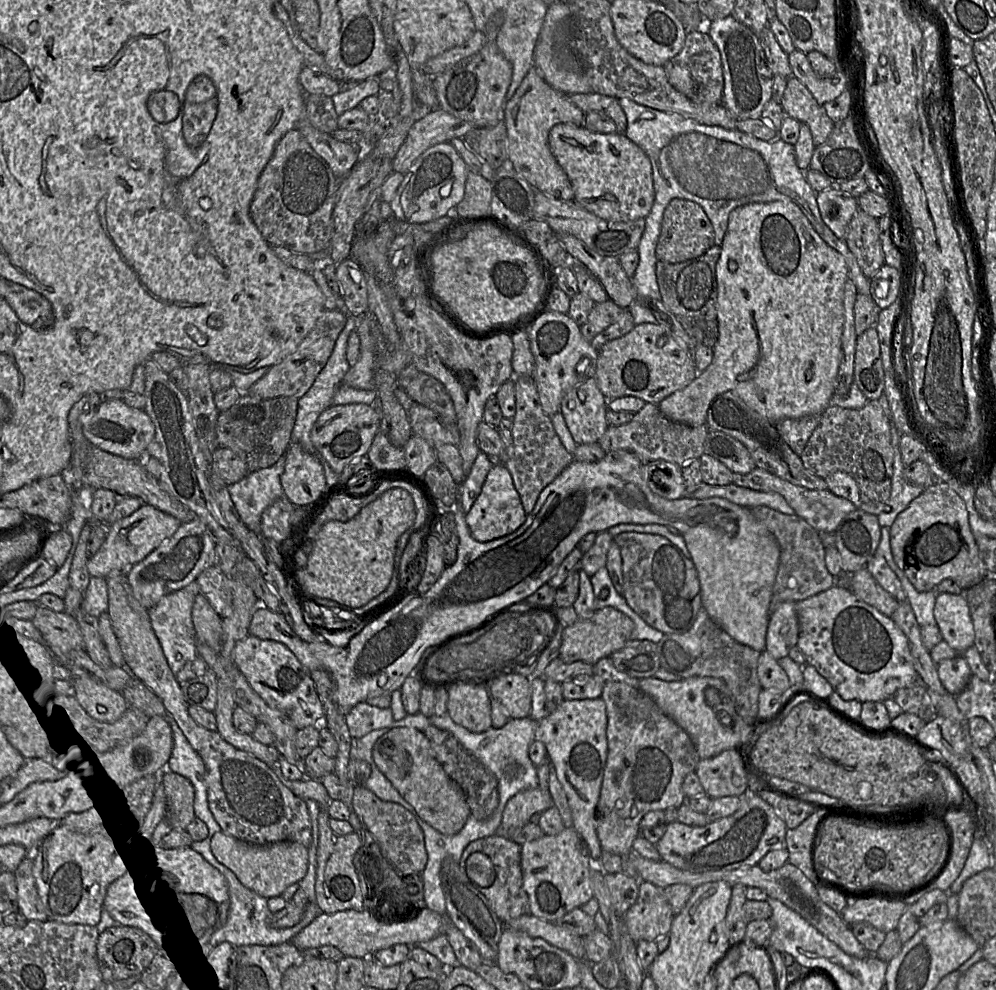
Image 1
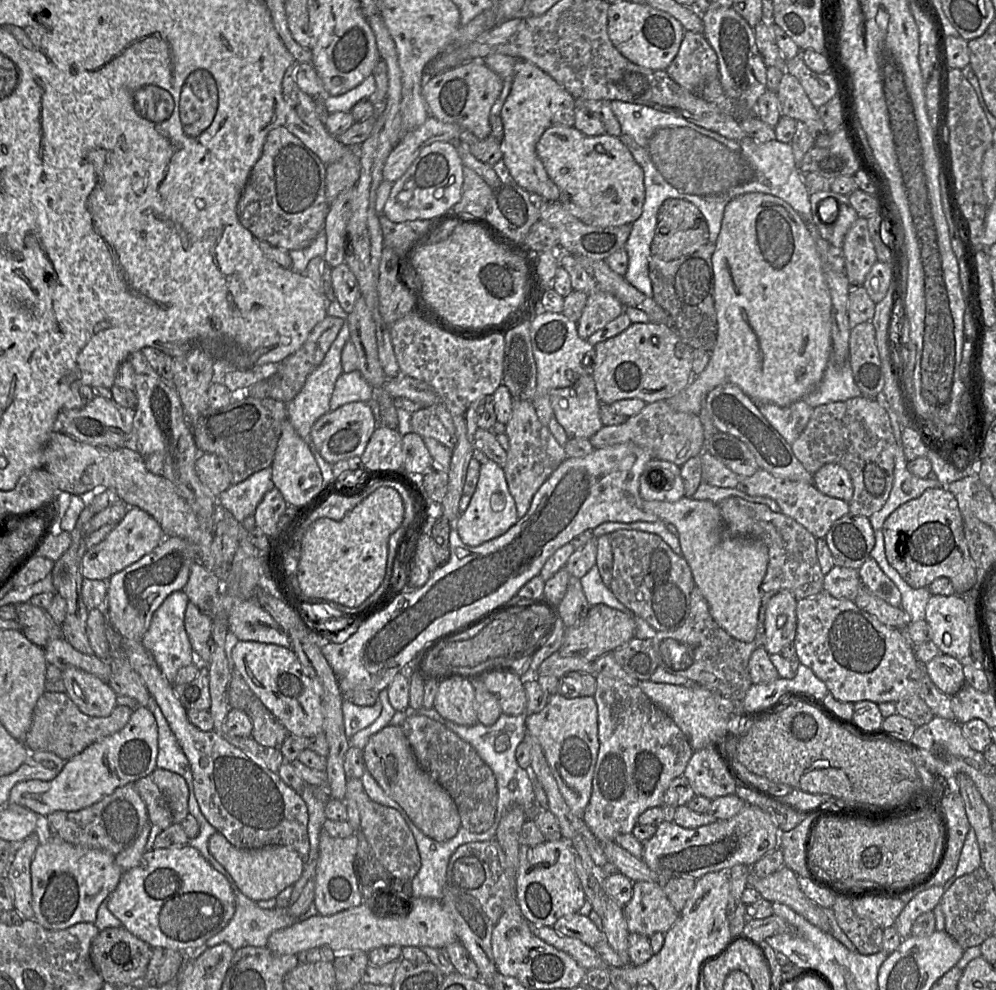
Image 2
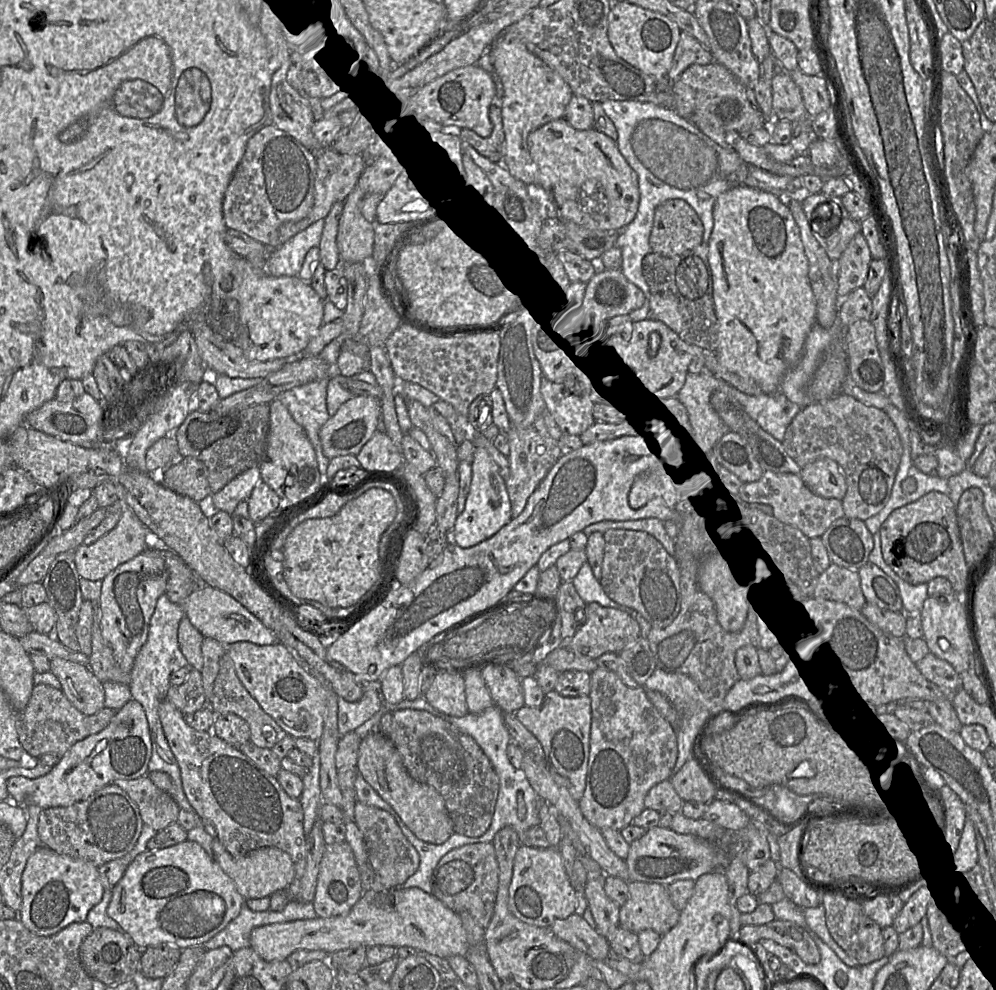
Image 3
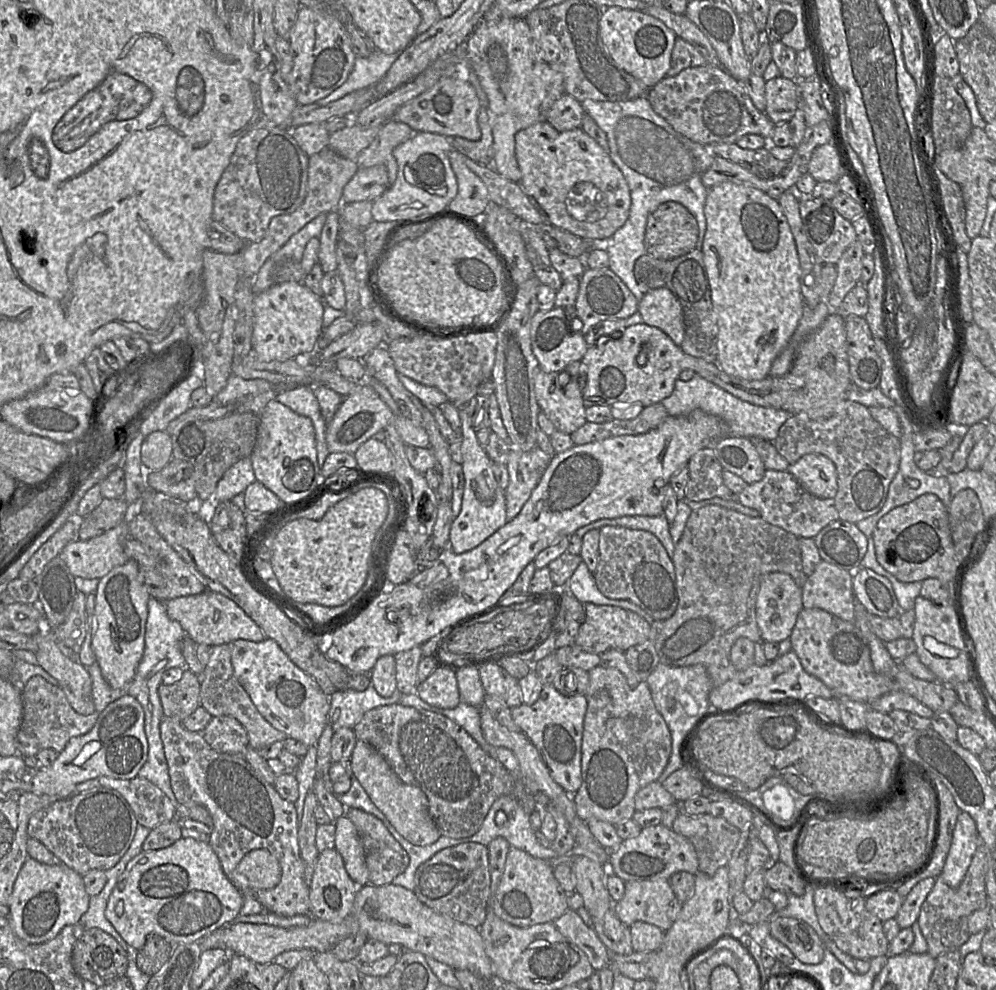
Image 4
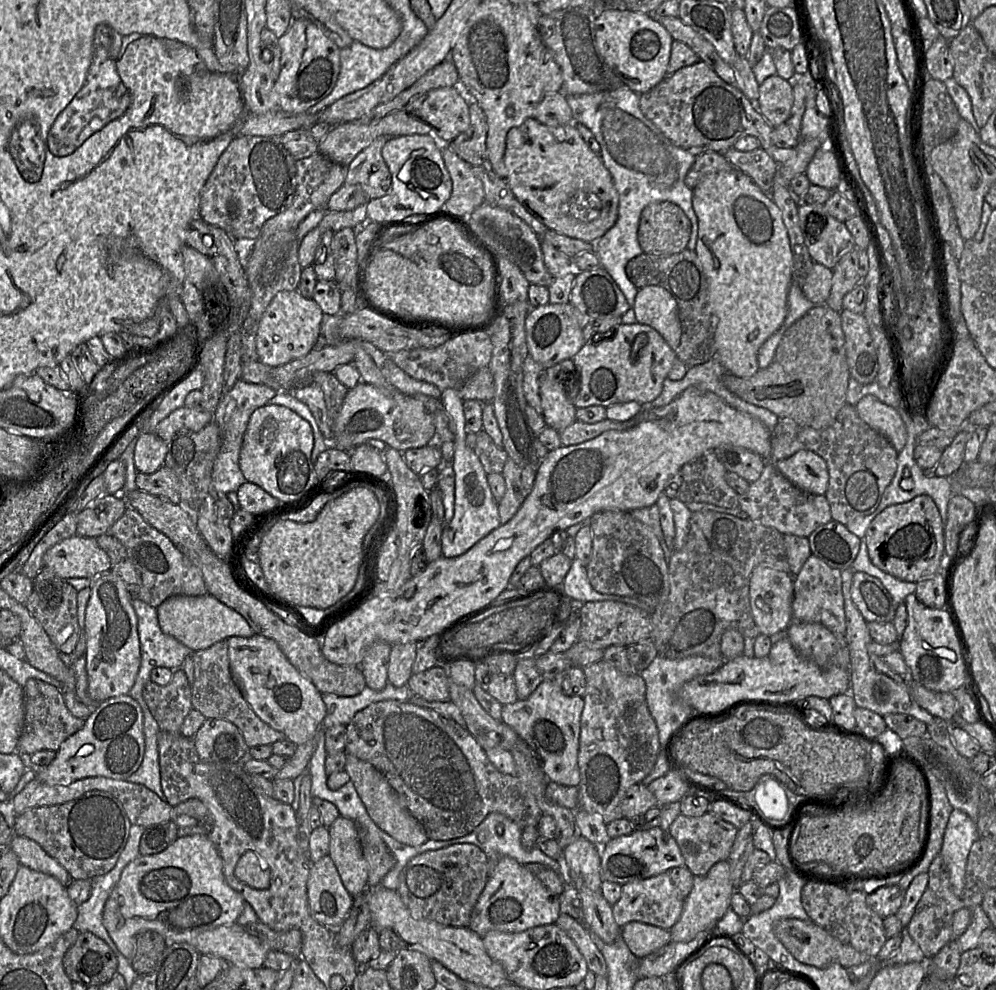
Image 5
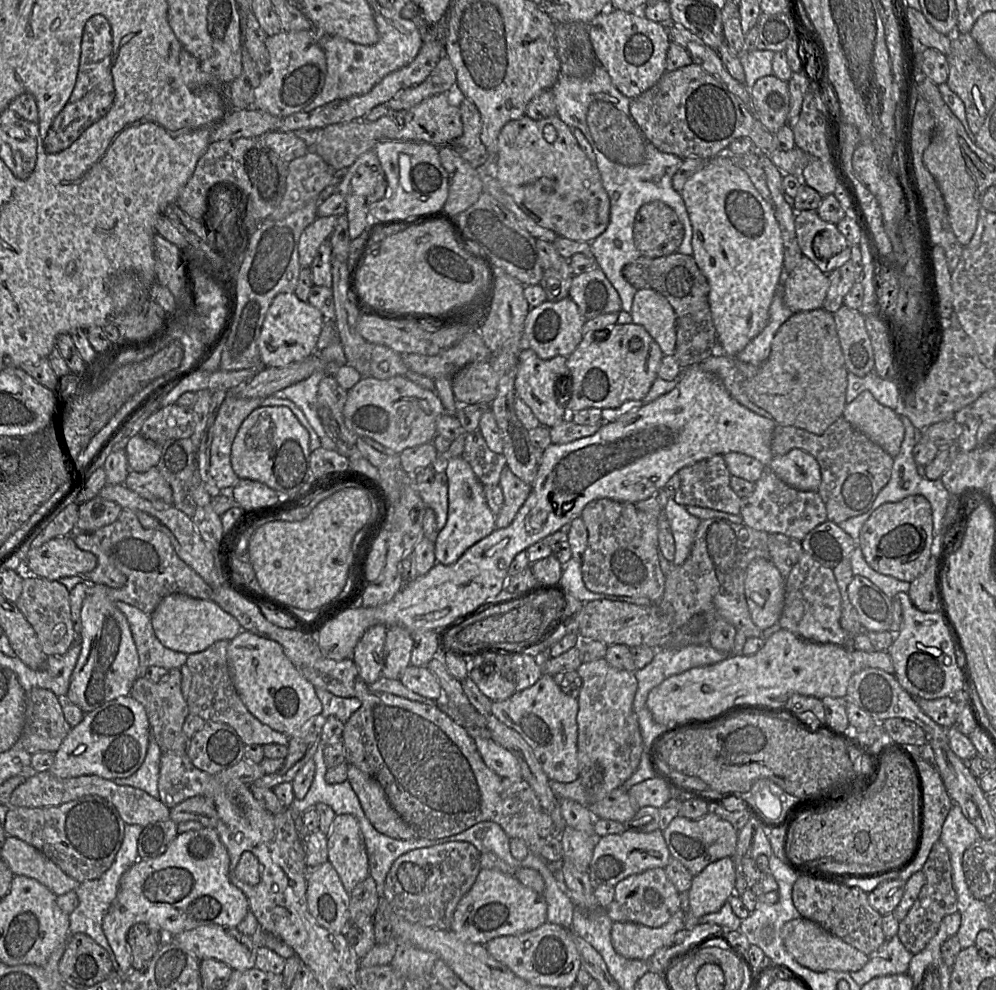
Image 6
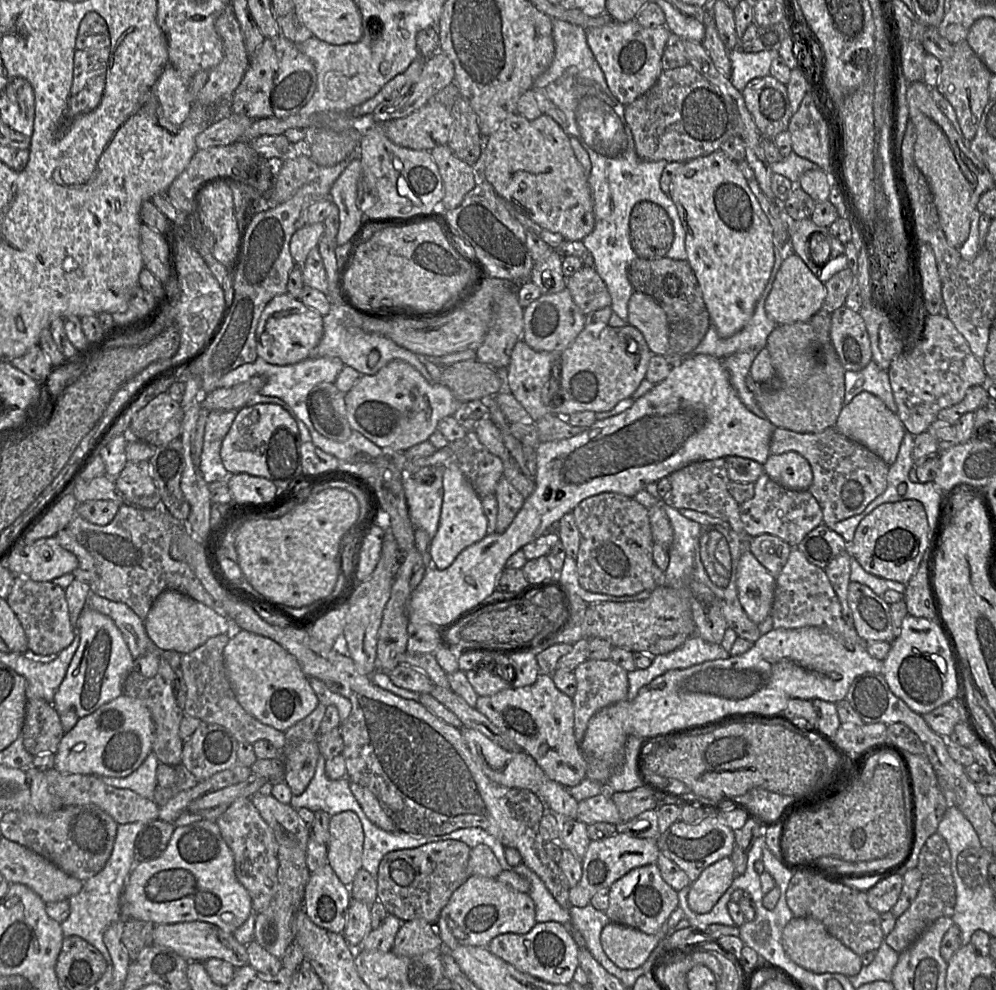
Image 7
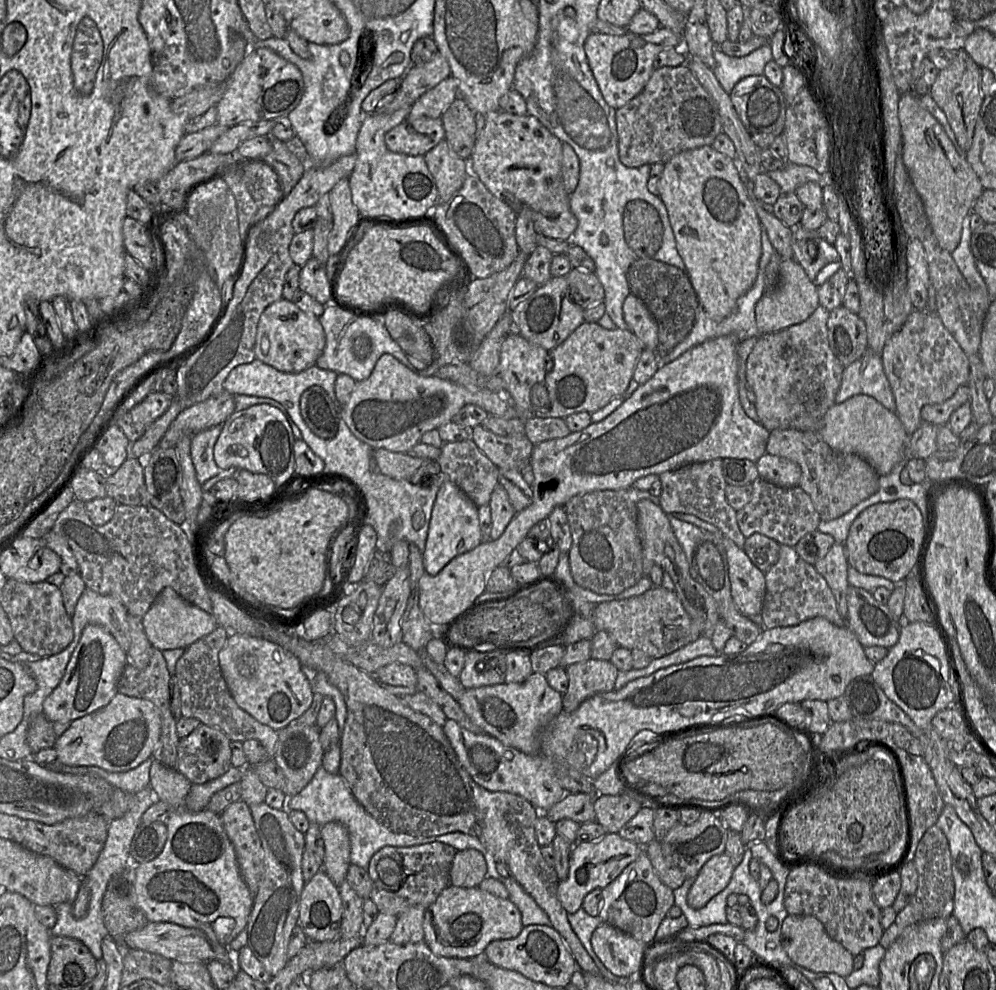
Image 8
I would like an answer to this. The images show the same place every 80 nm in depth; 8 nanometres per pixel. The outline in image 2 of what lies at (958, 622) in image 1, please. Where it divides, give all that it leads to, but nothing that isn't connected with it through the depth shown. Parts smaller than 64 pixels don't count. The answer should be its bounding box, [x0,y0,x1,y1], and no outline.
[925,595,976,665]

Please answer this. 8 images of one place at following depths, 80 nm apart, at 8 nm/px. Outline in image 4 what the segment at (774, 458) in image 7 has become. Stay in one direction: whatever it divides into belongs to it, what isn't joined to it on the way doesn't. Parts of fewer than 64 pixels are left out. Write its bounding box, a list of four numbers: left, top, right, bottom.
[787,453,837,498]

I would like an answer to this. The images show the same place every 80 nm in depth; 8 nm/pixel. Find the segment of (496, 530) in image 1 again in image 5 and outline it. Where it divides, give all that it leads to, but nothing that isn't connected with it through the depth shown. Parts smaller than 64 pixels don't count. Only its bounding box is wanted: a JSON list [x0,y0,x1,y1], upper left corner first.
[441,388,501,558]

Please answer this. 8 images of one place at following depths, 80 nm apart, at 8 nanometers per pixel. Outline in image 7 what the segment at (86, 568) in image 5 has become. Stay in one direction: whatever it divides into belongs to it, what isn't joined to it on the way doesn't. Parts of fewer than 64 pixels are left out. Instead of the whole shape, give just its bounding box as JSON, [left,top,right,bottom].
[4,537,79,582]

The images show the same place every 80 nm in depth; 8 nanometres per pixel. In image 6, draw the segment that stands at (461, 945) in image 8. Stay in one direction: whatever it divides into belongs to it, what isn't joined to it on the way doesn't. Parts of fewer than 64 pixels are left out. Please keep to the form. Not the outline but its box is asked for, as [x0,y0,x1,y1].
[450,869,547,945]

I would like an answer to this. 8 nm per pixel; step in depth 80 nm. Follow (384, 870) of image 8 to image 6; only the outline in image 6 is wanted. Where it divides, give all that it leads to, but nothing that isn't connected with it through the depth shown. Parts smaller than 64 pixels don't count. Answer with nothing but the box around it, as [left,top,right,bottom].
[381,841,482,929]

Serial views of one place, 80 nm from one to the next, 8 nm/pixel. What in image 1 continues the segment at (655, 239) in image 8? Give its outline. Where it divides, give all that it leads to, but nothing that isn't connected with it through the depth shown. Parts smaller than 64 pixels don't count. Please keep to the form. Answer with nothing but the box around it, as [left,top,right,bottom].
[656,199,714,264]

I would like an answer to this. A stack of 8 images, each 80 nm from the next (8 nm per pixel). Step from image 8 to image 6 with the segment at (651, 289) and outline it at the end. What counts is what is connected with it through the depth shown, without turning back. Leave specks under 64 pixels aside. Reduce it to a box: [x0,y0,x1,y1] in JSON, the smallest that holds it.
[622,255,718,369]

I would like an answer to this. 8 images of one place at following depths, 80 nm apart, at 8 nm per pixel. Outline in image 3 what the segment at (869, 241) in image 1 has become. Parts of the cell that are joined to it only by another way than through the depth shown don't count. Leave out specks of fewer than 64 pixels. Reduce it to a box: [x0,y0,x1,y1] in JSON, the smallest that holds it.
[837,232,872,299]

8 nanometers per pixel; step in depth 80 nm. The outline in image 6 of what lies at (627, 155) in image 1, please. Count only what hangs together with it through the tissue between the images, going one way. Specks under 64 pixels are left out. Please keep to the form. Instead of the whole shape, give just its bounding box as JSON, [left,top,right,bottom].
[495,115,610,243]

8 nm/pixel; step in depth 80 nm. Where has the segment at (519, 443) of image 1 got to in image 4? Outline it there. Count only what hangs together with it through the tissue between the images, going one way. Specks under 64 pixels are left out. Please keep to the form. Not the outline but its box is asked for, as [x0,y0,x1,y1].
[504,446,553,521]

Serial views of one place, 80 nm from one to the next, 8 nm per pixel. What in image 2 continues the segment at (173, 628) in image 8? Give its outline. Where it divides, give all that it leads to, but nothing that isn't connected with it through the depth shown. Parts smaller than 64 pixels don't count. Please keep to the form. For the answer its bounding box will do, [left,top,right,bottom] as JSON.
[209,591,292,649]

